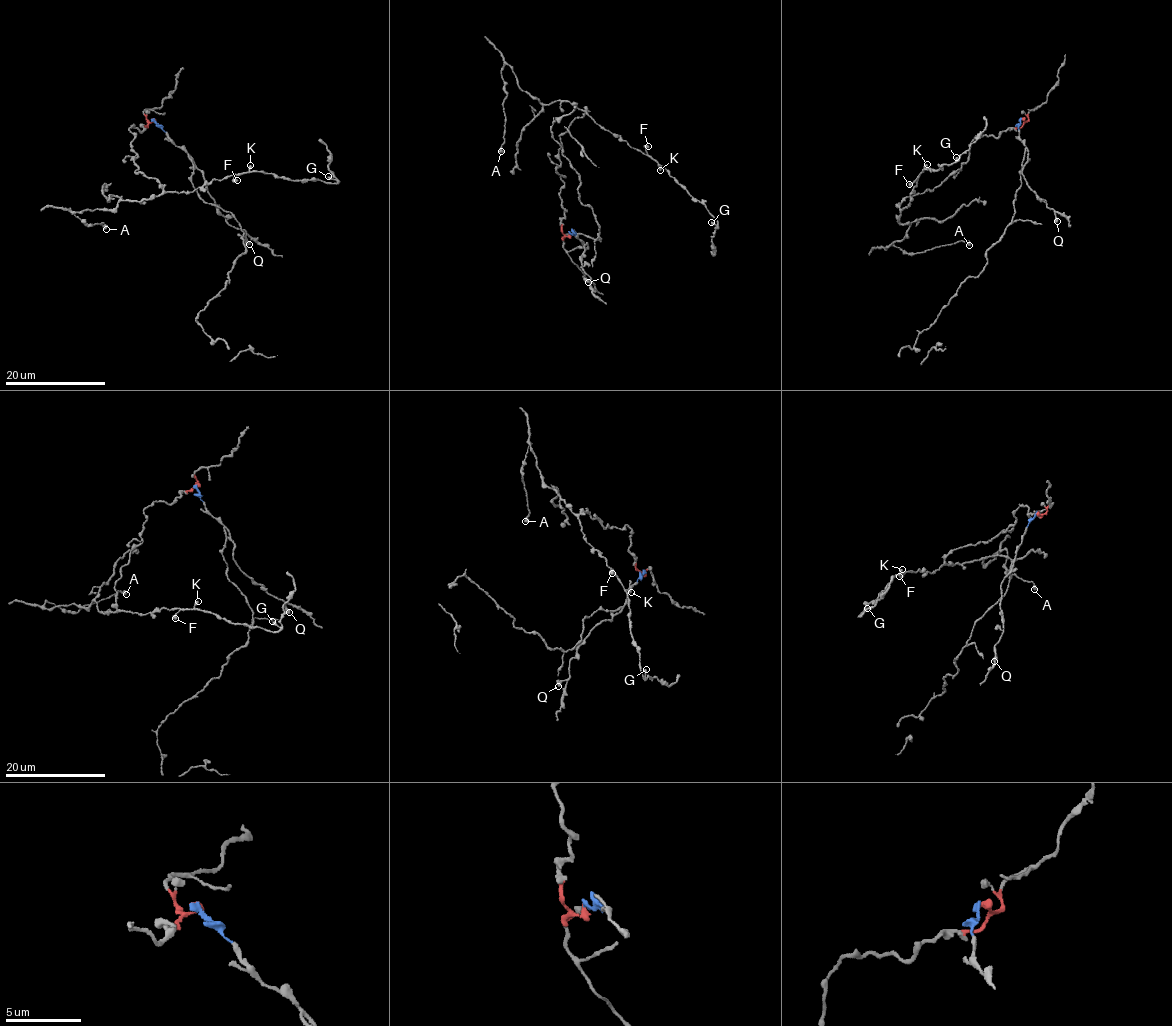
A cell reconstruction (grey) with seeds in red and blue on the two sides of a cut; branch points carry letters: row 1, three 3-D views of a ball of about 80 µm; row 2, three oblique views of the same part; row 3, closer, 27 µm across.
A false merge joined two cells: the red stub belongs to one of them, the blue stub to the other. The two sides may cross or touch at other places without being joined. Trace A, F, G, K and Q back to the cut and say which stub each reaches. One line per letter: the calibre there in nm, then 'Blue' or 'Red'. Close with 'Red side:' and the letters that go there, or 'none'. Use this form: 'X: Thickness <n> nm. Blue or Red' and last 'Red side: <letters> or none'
A: Thickness 480 nm. Red
F: Thickness 480 nm. Red
G: Thickness 340 nm. Red
K: Thickness 360 nm. Red
Q: Thickness 500 nm. Blue
Red side: A, F, G, K

